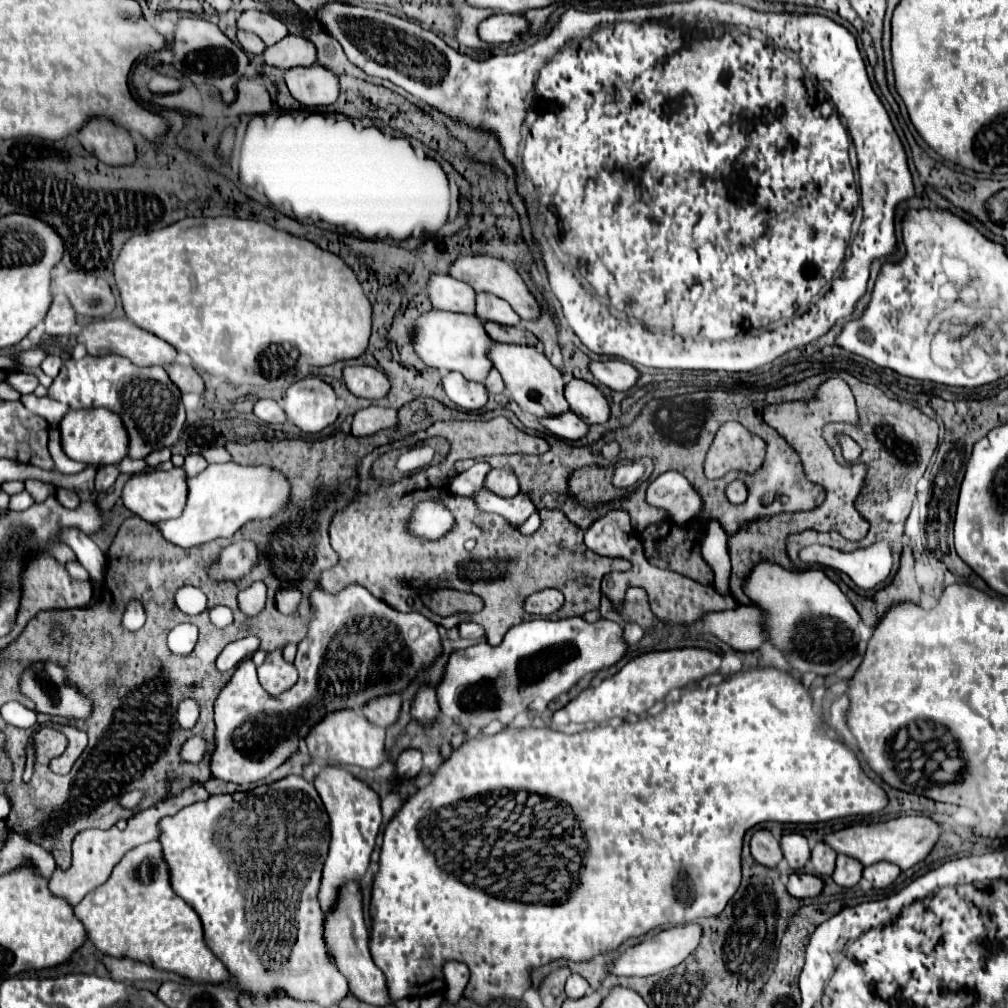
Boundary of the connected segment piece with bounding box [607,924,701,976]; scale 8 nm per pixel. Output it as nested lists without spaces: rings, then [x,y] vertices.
[[[699,924],[665,928],[657,934],[651,934],[649,938],[629,946],[615,962],[611,962],[607,966],[607,970],[609,970],[609,974],[615,974],[615,976],[653,976],[653,974],[659,974],[663,970],[669,970],[669,968],[681,964],[697,948],[699,940],[701,940],[701,926]]]

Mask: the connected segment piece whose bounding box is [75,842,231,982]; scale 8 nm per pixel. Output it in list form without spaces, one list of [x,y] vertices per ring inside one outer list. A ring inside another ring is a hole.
[[[159,842],[141,844],[127,852],[113,868],[111,878],[75,906],[89,940],[107,956],[149,962],[159,970],[177,972],[189,980],[231,980],[227,968],[217,960],[203,938],[199,914],[175,894],[169,880],[169,866]]]

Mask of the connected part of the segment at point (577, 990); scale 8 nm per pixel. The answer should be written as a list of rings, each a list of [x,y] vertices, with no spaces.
[[[573,972],[573,974],[567,978],[567,982],[565,982],[565,992],[567,992],[569,998],[581,998],[581,996],[585,996],[587,990],[589,990],[587,980],[585,980],[583,976],[575,974],[575,972]]]

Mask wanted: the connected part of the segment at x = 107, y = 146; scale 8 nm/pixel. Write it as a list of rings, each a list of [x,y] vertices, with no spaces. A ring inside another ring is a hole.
[[[91,118],[77,132],[79,142],[87,152],[93,152],[101,162],[123,166],[135,160],[135,146],[131,134],[115,126],[109,118]]]

